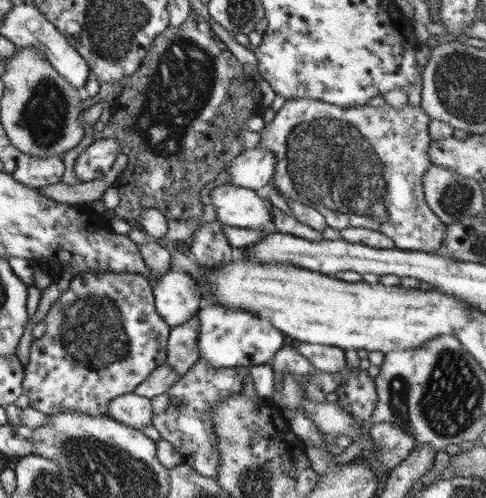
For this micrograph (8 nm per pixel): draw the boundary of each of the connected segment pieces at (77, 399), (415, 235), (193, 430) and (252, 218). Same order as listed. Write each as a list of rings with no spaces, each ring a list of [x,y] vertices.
[[[85,270],[79,275],[71,278],[67,290],[65,290],[50,306],[45,317],[41,320],[45,322],[45,332],[40,338],[32,341],[31,351],[28,357],[28,363],[24,366],[22,378],[22,394],[29,399],[28,407],[33,408],[46,416],[55,415],[61,412],[79,412],[88,416],[106,415],[109,401],[116,397],[133,393],[135,387],[146,378],[146,376],[166,360],[166,342],[170,331],[170,326],[165,324],[157,314],[154,307],[154,298],[152,295],[152,283],[144,276],[129,272],[91,272]]]
[[[293,98],[287,100],[275,112],[273,119],[270,122],[264,122],[263,128],[258,131],[260,139],[256,146],[263,150],[268,150],[275,157],[275,166],[273,176],[273,186],[276,188],[280,196],[286,200],[294,200],[299,204],[315,210],[323,216],[325,224],[329,229],[341,231],[345,228],[366,228],[369,230],[380,232],[393,241],[394,248],[407,251],[423,251],[431,254],[439,254],[442,248],[440,244],[444,237],[444,230],[446,225],[443,224],[435,214],[429,210],[425,204],[424,194],[422,191],[422,178],[426,170],[430,167],[430,160],[428,155],[428,146],[430,145],[429,135],[427,133],[427,124],[429,122],[428,116],[424,110],[418,105],[412,107],[407,104],[399,111],[396,111],[390,105],[385,105],[382,112],[373,106],[355,106],[353,108],[341,108],[334,104],[327,104],[321,100],[311,100],[310,98]]]
[[[198,358],[163,394],[150,399],[151,425],[160,439],[169,442],[182,456],[182,463],[205,477],[215,478],[219,468],[219,455],[217,452],[217,437],[211,425],[211,412],[219,400],[231,398],[231,393],[241,391],[241,383],[245,374],[243,367],[213,368],[205,359]]]
[[[228,182],[211,189],[208,198],[217,222],[222,225],[255,230],[272,228],[269,203],[254,190]]]

